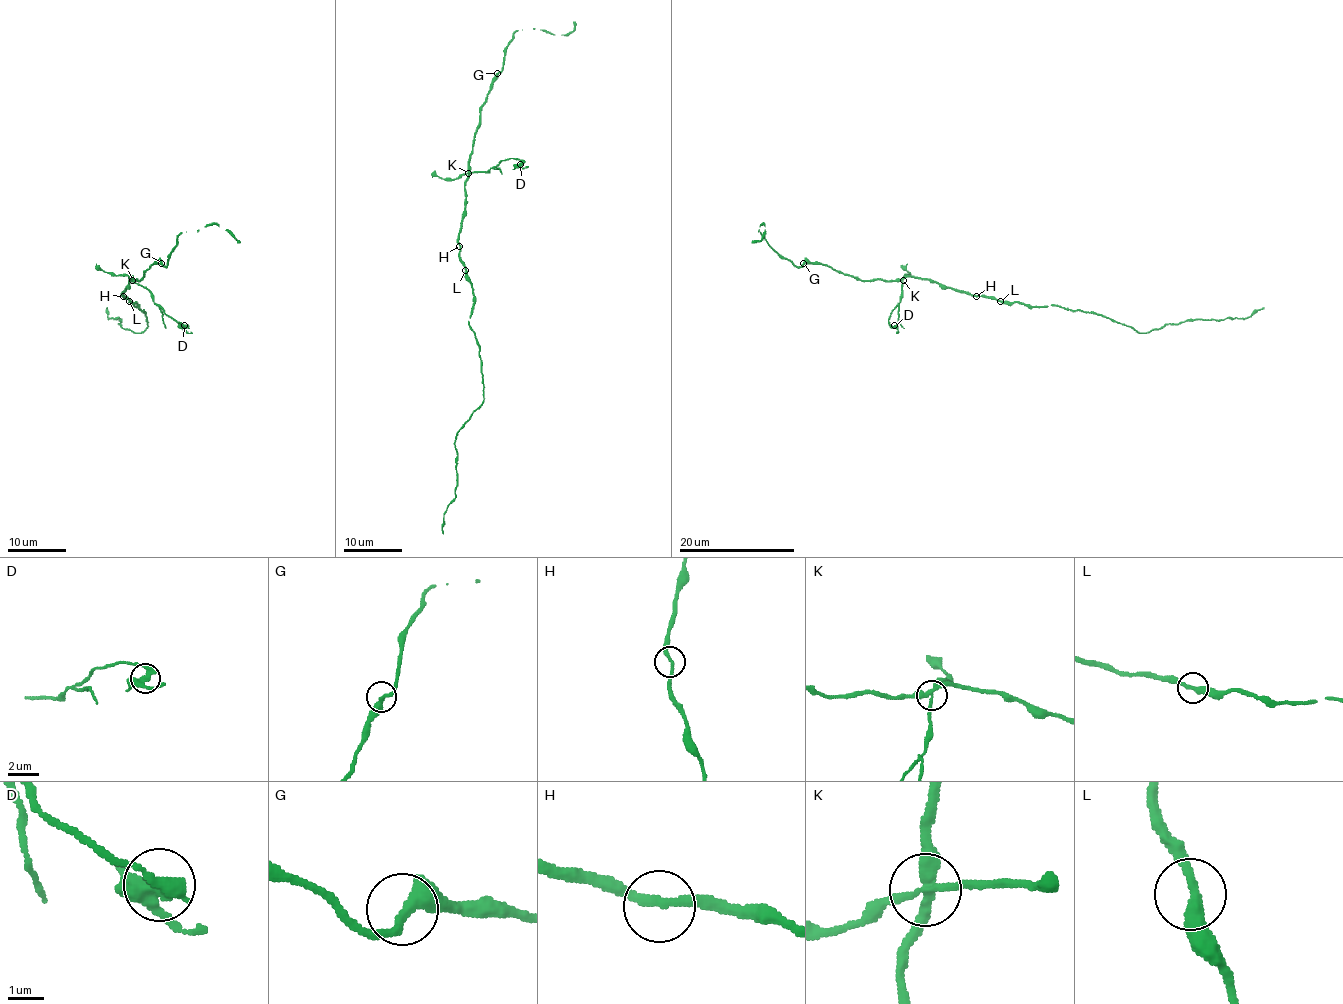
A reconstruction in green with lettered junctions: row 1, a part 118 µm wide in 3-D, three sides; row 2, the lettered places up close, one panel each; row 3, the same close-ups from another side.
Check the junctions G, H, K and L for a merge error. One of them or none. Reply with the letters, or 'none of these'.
K

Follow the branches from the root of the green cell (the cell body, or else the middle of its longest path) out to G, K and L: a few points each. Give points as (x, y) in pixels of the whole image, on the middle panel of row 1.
G: (459, 244), (458, 235), (465, 208), (465, 182), (474, 132), (480, 121), (480, 109), (497, 73)
K: (459, 244), (458, 235), (465, 208), (468, 173)
L: (459, 244), (461, 263), (465, 270)

